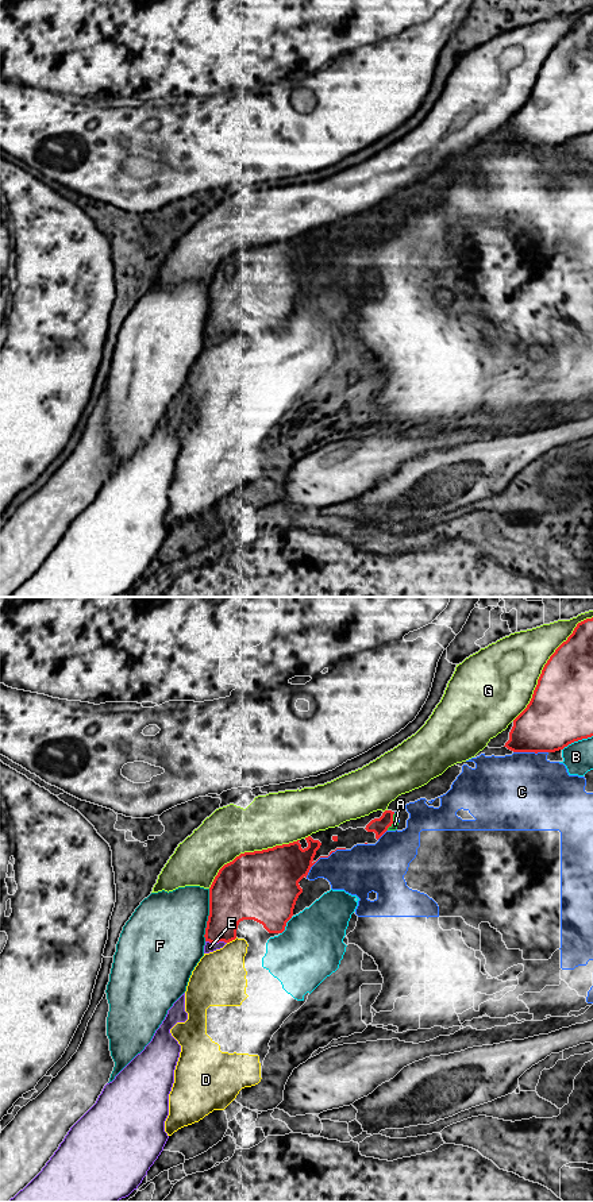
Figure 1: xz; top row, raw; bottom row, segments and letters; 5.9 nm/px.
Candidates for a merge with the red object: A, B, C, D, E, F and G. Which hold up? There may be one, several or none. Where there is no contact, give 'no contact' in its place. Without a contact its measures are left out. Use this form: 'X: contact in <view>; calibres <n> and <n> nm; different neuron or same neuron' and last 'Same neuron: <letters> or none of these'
A: contact in xz; calibres 100 and 40 nm; different neuron
B: contact in xz; calibres 380 and 180 nm; different neuron
C: contact in xz; calibres 260 and 280 nm; different neuron
D: contact in xz; calibres 280 and 320 nm; different neuron
E: contact in xz; calibres 260 and 60 nm; different neuron
F: contact in xz; calibres 360 and 420 nm; different neuron
G: contact in xz; calibres 360 and 400 nm; different neuron
Same neuron: none of these

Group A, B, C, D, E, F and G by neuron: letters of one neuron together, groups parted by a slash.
A C / B D / E / F / G

